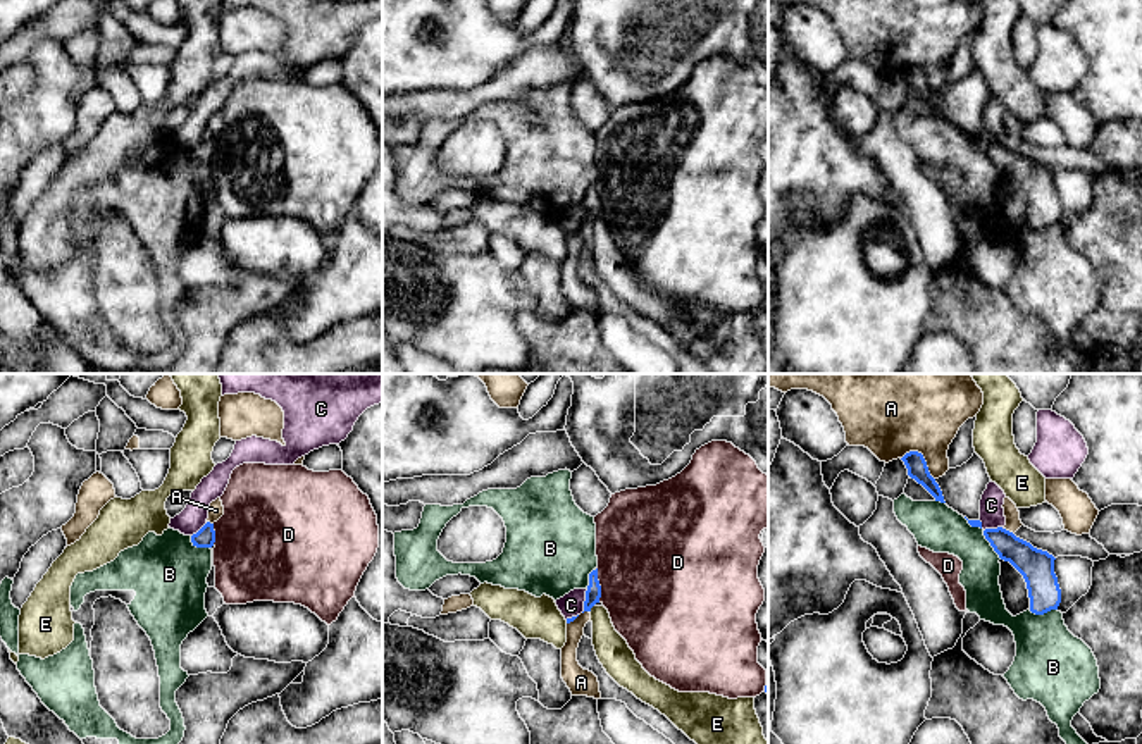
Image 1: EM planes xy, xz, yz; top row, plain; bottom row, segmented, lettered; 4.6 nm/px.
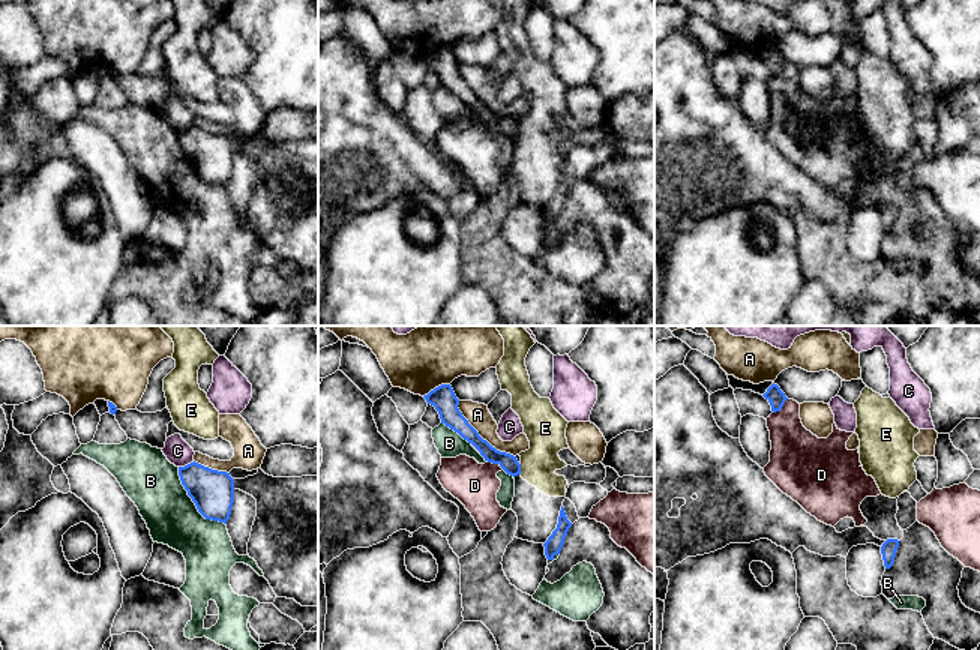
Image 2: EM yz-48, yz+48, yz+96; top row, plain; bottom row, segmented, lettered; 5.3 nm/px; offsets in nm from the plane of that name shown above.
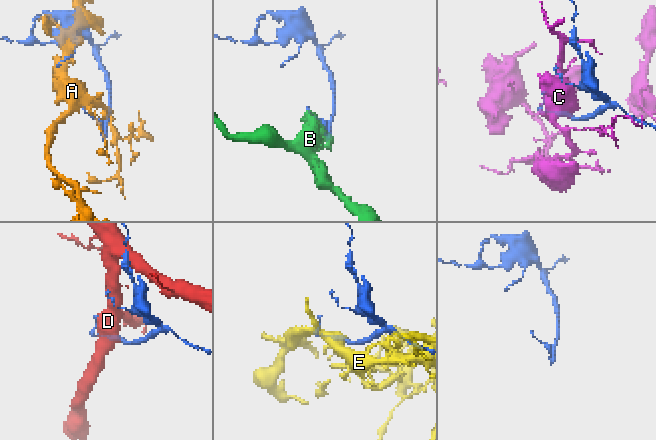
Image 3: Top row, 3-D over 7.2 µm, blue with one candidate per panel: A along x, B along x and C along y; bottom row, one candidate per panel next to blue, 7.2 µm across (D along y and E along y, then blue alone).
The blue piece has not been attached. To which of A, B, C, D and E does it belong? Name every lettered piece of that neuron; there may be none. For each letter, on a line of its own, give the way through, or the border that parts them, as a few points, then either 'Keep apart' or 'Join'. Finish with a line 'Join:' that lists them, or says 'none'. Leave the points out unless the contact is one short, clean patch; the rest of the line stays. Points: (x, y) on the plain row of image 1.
A: Join
B: Keep apart
C: Keep apart
D: Keep apart
E: Keep apart
Join: A

